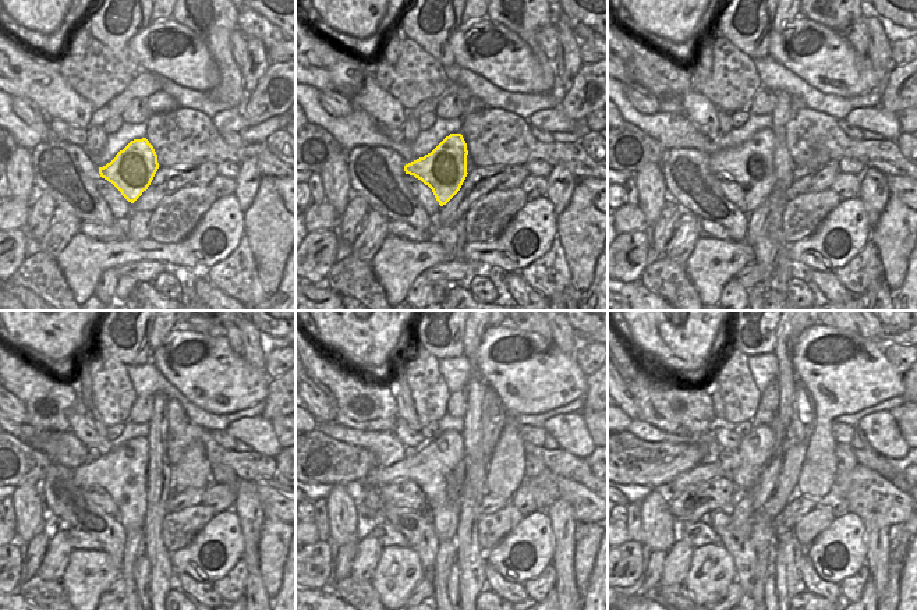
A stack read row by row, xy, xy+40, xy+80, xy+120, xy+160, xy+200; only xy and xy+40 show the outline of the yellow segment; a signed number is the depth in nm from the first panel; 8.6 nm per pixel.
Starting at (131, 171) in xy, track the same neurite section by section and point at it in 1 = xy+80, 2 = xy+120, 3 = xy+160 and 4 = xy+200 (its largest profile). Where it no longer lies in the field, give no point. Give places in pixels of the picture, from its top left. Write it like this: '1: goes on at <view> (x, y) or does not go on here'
1: goes on at xy+80 (751, 167)
2: goes on at xy+120 (126, 481)
3: goes on at xy+160 (435, 463)
4: goes on at xy+200 (756, 449)

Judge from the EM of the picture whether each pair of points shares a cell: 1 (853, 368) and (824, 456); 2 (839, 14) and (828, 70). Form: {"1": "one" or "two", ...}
{"1": "one", "2": "two"}

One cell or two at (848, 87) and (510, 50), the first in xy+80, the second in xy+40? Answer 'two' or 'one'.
one

